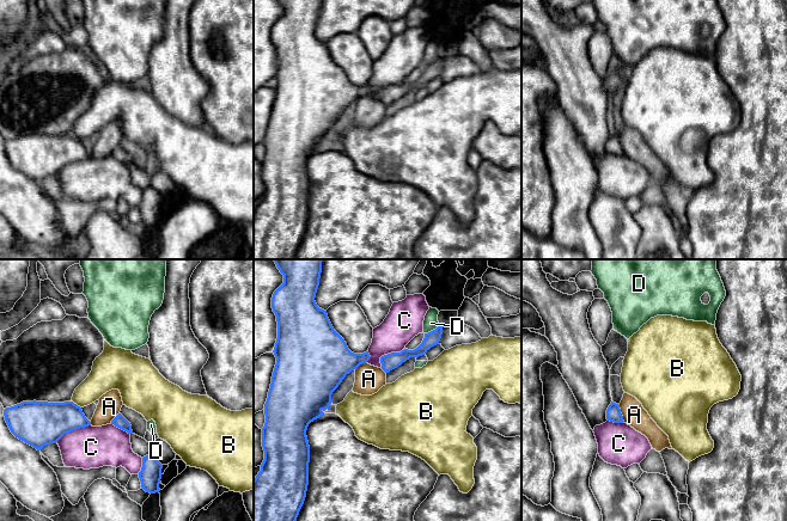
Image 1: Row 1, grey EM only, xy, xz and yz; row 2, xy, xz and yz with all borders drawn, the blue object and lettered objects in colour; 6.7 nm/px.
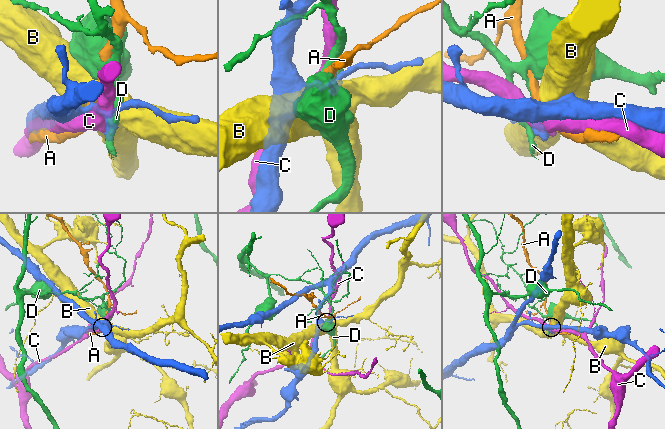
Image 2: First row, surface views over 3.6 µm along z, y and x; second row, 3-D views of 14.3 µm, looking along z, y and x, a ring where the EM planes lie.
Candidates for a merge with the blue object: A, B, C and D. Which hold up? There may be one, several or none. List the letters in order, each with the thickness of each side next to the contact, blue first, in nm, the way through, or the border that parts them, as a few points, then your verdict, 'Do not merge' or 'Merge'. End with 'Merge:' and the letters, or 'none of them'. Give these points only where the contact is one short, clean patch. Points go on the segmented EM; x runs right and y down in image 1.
A: Thickness 100 nm (blue) against 160 nm. Boundary: yz (618, 405), (624, 421). Do not merge
B: Thickness 280 nm (blue) against 190 nm. Do not merge
C: Thickness 300 nm (blue) against 280 nm. Do not merge
D: Thickness 100 nm (blue) against 100 nm. Do not merge
Merge: none of them

